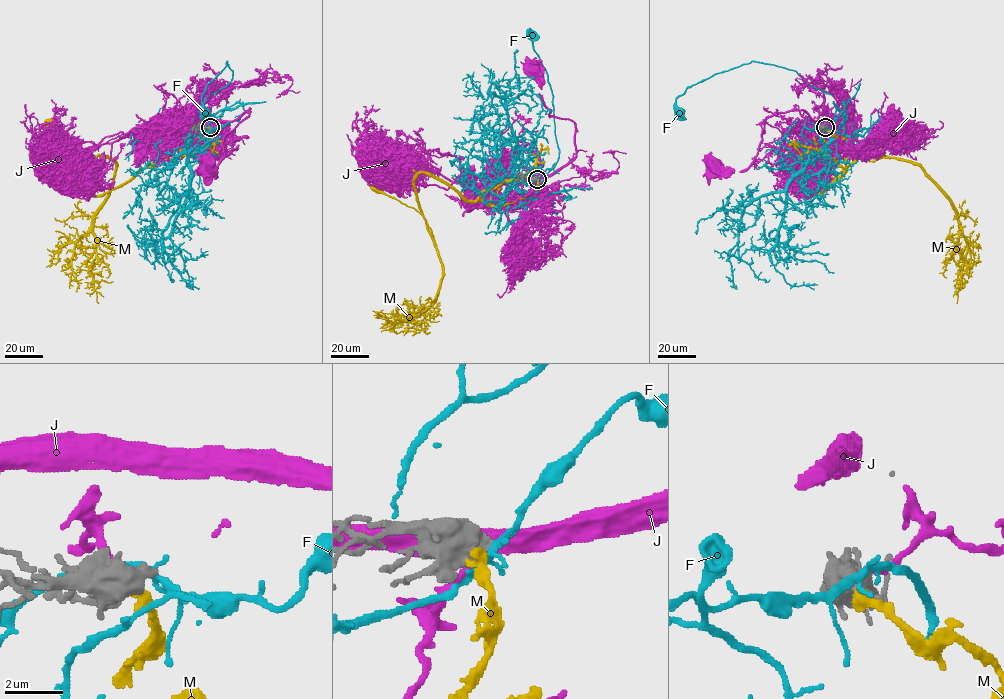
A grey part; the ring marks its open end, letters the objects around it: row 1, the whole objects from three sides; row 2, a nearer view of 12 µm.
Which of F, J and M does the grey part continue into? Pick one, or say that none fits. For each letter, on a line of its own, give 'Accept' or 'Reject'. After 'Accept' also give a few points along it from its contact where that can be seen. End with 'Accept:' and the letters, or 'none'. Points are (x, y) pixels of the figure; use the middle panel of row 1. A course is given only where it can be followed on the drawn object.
F: Reject
J: Accept. Its course: (537, 179), (534, 199), (515, 191), (518, 178), (547, 177), (576, 154), (575, 126), (550, 116), (531, 67)
M: Reject
Accept: J

